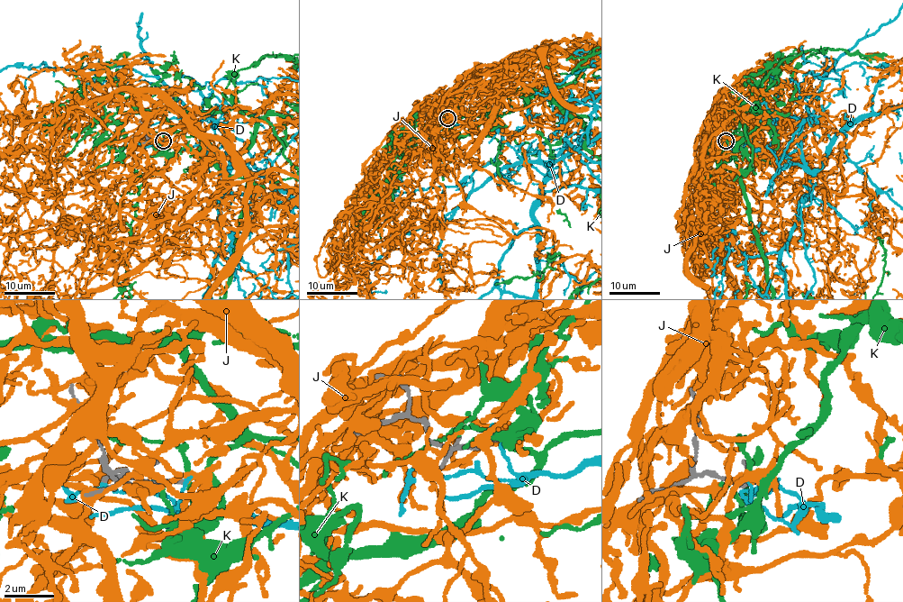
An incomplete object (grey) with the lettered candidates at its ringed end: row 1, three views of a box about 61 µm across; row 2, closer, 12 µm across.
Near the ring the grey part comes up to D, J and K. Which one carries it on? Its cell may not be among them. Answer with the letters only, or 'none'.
none

